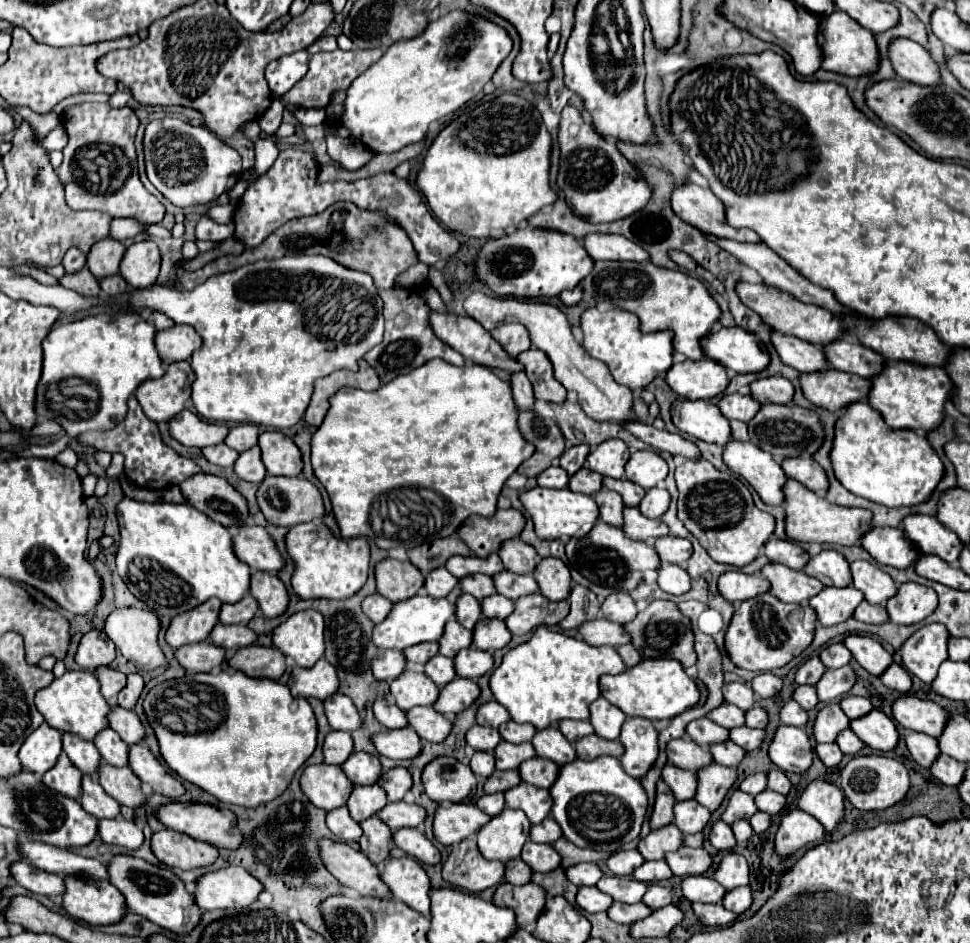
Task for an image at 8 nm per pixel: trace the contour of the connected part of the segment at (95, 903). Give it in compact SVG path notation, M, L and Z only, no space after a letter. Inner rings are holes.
M65 878L67 892L63 908L69 916L91 926L117 924L127 914L125 896L109 882L89 882L85 878Z

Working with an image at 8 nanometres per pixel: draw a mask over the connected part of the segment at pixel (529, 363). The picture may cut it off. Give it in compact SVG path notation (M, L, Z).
M529 348L523 354L519 354L517 360L525 366L525 374L533 382L533 388L535 388L535 394L539 400L555 402L555 404L565 402L567 390L555 380L553 366L545 352L541 352L537 348Z

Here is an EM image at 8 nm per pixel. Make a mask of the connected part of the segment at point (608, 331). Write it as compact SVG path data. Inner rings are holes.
M587 308L581 314L581 328L583 328L583 348L595 358L607 364L611 376L631 388L645 388L653 378L659 374L665 374L673 366L673 332L661 330L661 332L641 332L639 330L639 318L625 310L611 310L601 314L597 308Z

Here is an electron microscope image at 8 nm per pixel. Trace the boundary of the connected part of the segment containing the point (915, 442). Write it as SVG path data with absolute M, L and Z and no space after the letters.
M857 402L857 406L851 406L839 416L831 462L837 480L851 494L887 508L927 502L945 476L945 466L925 436L919 436L913 430L893 432L883 416L867 402Z

